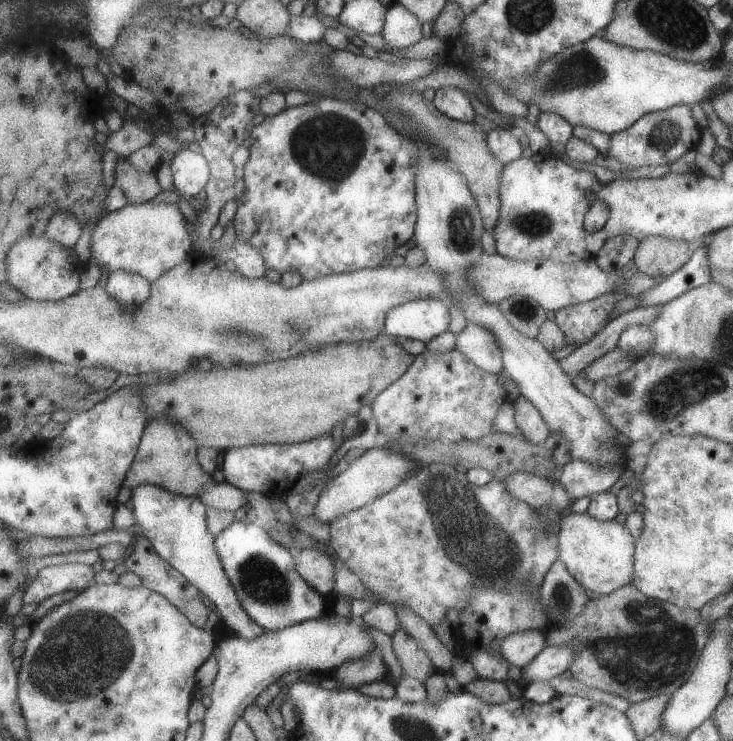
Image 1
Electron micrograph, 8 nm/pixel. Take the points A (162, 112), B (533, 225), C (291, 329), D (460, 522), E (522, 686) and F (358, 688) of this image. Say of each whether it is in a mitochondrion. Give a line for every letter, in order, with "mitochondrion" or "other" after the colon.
A: other
B: mitochondrion
C: mitochondrion
D: mitochondrion
E: other
F: other

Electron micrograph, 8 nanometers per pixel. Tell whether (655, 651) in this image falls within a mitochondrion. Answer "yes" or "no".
yes

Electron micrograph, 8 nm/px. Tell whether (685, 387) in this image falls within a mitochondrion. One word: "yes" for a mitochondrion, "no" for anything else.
yes

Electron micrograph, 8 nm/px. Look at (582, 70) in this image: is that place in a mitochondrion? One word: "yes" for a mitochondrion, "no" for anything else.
yes

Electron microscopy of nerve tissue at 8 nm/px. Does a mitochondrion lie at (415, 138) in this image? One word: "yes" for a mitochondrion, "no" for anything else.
no

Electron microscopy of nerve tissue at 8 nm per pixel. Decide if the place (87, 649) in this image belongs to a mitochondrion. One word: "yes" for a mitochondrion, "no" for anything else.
yes

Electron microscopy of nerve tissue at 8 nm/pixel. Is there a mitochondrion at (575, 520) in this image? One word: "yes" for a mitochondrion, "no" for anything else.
no

